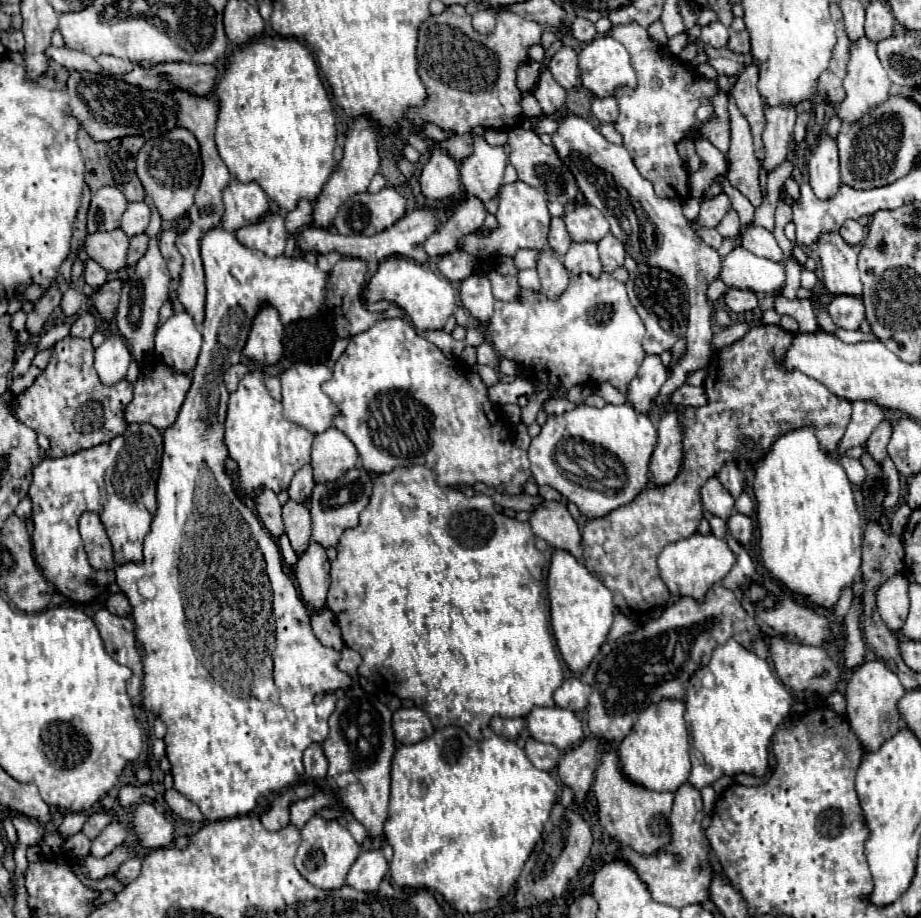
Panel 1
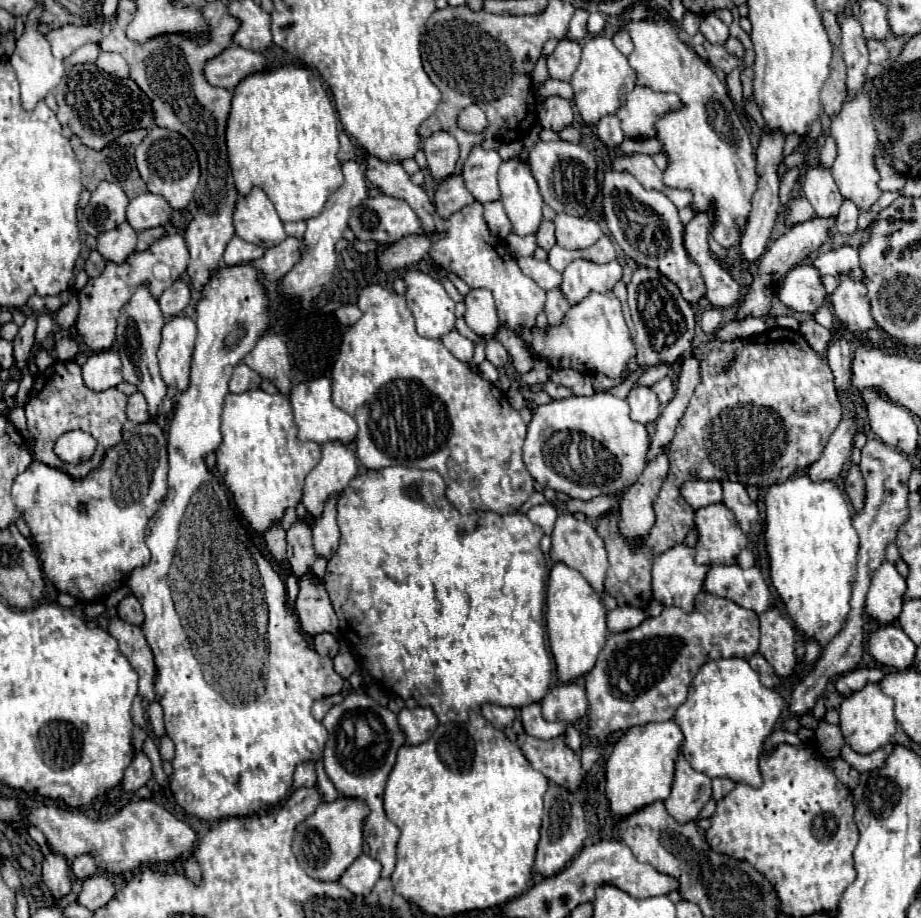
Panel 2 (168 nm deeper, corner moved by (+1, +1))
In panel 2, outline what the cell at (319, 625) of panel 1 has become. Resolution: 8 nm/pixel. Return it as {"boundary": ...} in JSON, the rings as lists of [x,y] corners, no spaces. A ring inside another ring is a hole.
{"boundary":[[[320,633],[312,639],[316,653],[322,657],[334,657],[338,653],[338,639],[332,633]]]}

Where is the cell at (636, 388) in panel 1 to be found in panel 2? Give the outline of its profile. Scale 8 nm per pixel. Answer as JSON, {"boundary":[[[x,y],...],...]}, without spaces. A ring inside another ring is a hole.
{"boundary":[[[650,387],[632,389],[630,395],[626,397],[626,401],[630,405],[630,417],[636,423],[650,425],[660,415],[660,403],[658,403],[658,399]]]}

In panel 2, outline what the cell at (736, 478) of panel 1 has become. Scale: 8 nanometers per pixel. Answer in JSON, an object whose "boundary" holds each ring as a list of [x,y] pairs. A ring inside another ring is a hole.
{"boundary":[[[722,481],[722,491],[724,491],[724,499],[722,503],[734,513],[738,525],[742,527],[742,531],[760,533],[762,527],[762,519],[760,519],[760,511],[758,505],[748,497],[746,487],[742,483],[732,483],[732,481]]]}

